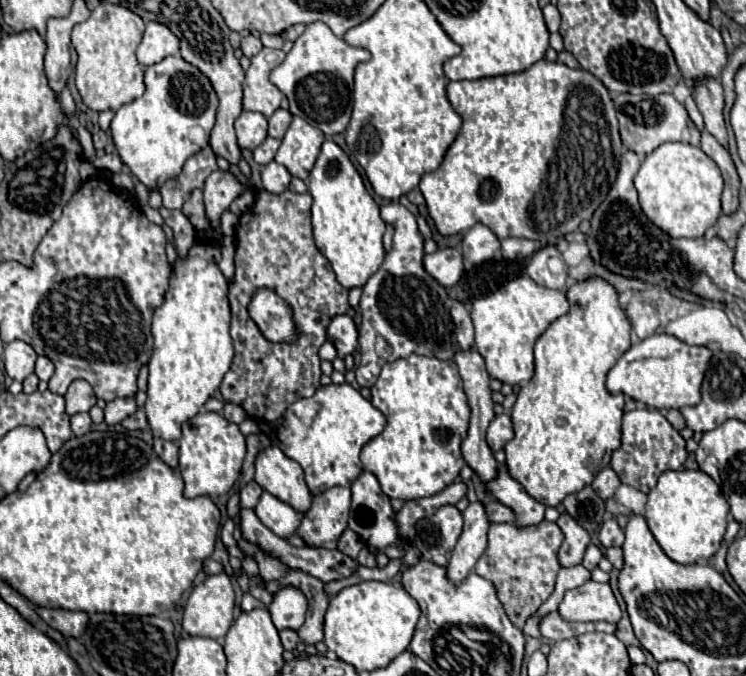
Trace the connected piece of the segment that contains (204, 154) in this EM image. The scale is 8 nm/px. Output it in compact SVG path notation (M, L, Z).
M207 145L205 149L201 149L199 153L195 153L193 157L189 157L183 165L183 171L165 181L165 185L161 185L159 193L163 197L163 207L167 209L181 209L183 199L191 195L193 189L201 189L205 179L209 177L209 173L213 173L217 169L215 163L215 153L213 149Z

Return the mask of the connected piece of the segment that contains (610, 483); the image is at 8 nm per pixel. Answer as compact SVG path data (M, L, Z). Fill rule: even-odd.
M611 467L601 469L601 471L597 473L597 477L593 479L593 483L591 483L591 487L597 491L597 495L599 495L601 499L605 499L605 501L611 499L613 491L615 491L619 485L621 485L621 481L619 481L617 473L615 473Z

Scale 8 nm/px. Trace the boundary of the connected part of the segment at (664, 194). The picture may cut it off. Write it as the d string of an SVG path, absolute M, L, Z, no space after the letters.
M665 143L657 147L653 153L645 157L641 163L637 175L635 175L635 189L639 191L639 205L657 225L661 231L669 233L671 237L703 237L703 233L717 223L721 215L721 191L723 191L723 179L713 159L709 159L699 147L693 147L689 143Z

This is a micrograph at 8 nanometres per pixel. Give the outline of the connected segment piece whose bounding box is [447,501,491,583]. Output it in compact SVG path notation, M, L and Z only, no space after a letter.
M481 501L471 503L463 511L463 533L451 553L447 575L453 583L461 583L465 575L475 567L481 553L487 549L487 531L489 531L489 517L485 505Z

